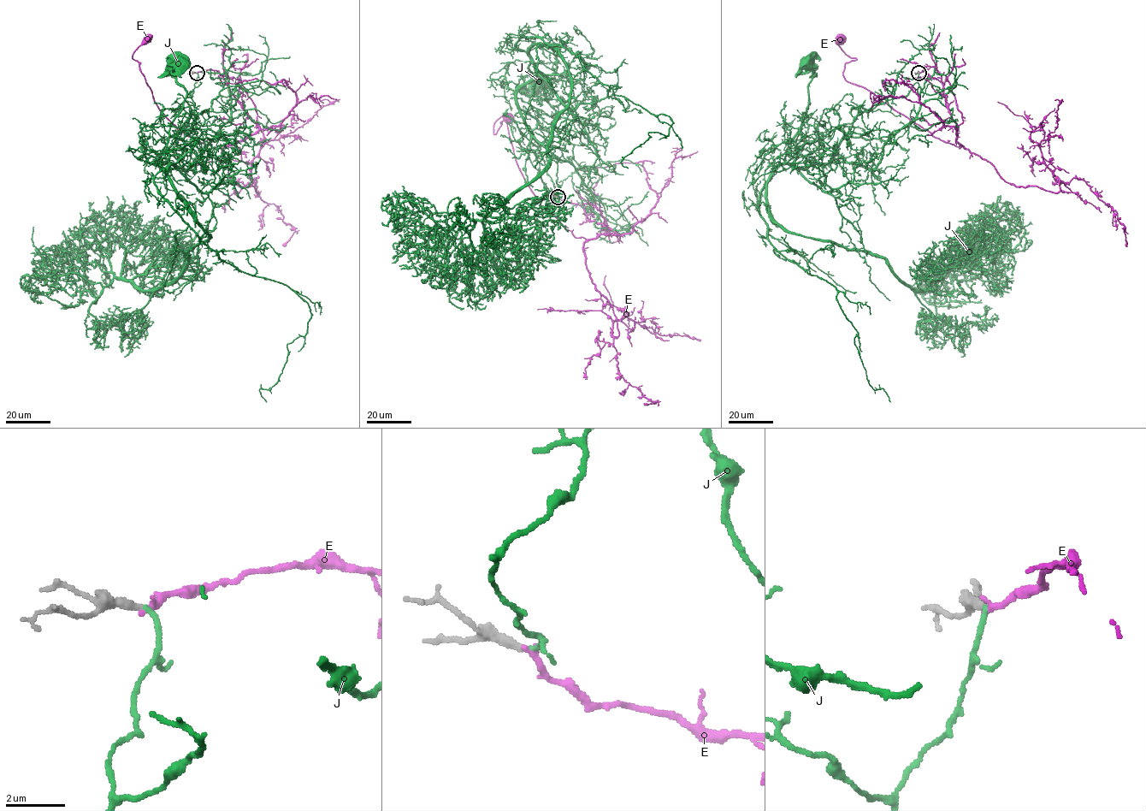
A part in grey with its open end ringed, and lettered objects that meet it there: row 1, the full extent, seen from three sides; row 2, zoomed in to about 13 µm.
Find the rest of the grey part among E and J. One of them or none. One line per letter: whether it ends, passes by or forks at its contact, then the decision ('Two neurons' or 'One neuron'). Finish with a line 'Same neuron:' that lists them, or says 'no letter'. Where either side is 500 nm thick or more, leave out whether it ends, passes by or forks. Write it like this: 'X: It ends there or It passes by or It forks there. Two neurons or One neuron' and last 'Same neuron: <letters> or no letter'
E: It ends there. Two neurons
J: It ends there. One neuron
Same neuron: J

